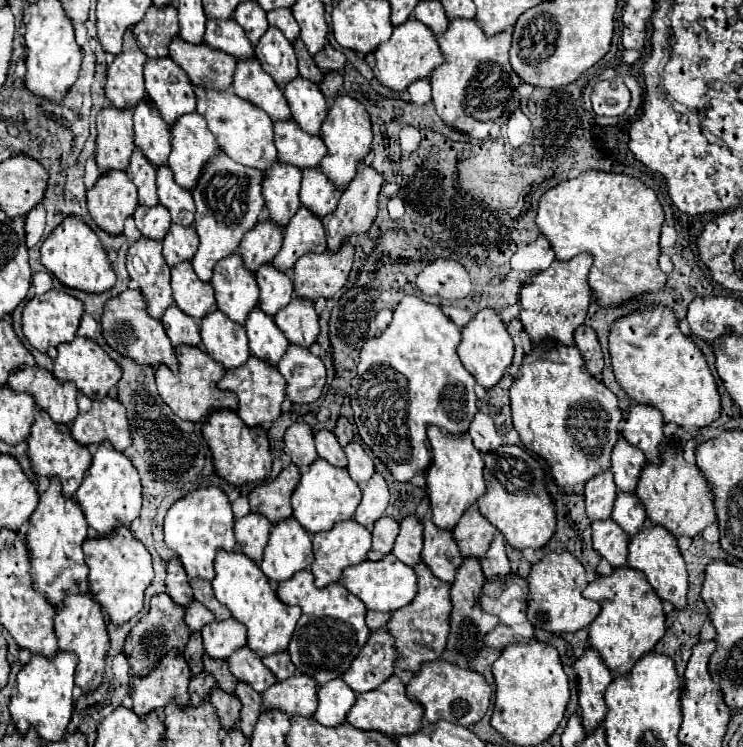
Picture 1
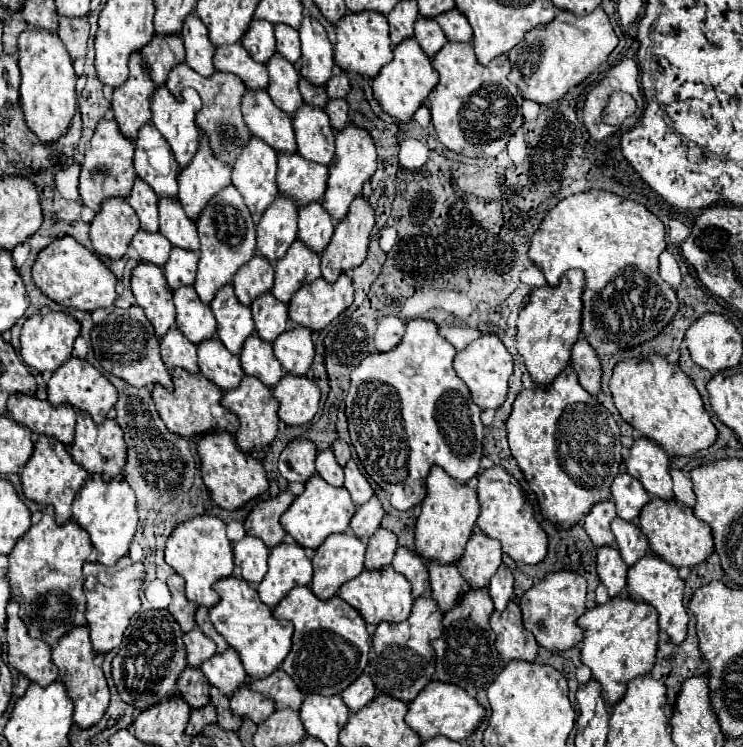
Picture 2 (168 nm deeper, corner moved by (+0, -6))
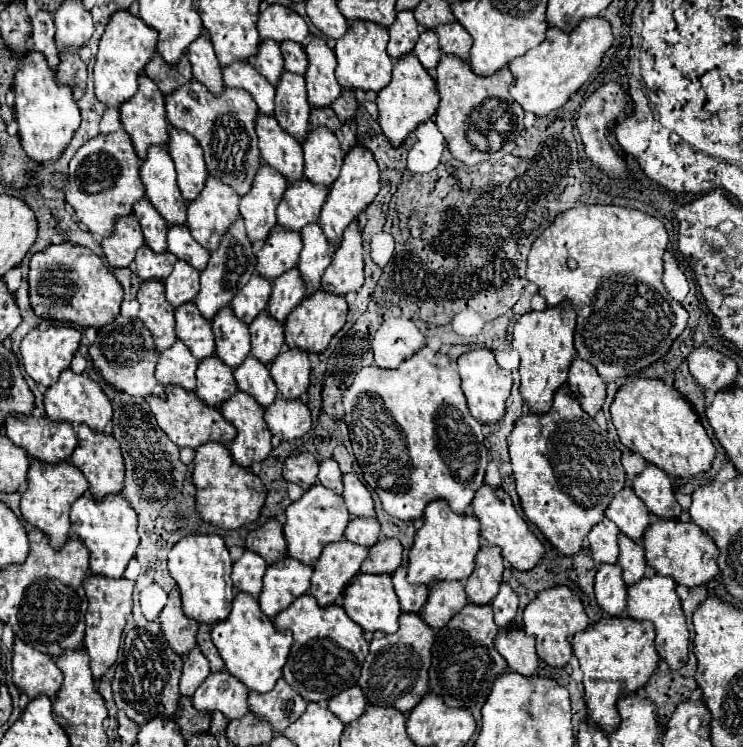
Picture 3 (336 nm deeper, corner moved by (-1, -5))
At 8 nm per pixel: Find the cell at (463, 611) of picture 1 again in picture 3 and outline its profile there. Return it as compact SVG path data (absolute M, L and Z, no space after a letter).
M468 602L450 622L438 630L436 642L432 648L432 666L430 666L430 692L444 698L452 708L466 708L474 714L478 726L482 722L480 708L490 694L494 680L506 670L506 660L494 648L494 636L498 626L492 618L490 604L472 604Z

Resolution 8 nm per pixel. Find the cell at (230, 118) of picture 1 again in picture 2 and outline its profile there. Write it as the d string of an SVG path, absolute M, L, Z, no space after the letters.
M257 137L239 155L233 167L233 185L241 191L251 215L261 215L277 197L277 153Z

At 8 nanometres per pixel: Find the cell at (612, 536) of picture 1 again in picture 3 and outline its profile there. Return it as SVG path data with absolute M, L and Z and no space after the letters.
M600 564L596 572L596 600L610 616L620 616L626 610L626 584L618 564Z

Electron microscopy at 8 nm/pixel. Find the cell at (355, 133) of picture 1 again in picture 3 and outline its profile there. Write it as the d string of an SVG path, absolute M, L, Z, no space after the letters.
M360 144L352 146L352 150L346 152L344 156L344 164L342 164L342 170L340 170L340 176L338 180L332 184L330 188L330 194L322 206L322 214L320 214L320 220L318 224L322 226L328 242L332 246L336 246L340 240L342 240L342 232L344 228L354 220L358 218L358 214L376 198L378 190L380 190L380 170L378 170L378 164L372 156L372 152Z

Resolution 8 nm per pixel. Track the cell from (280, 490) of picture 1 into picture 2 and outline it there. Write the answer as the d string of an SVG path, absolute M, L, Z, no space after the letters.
M285 491L275 499L257 503L245 521L247 535L261 539L267 545L267 549L277 547L287 535L279 523L279 517L289 509L291 501L293 501L293 495Z

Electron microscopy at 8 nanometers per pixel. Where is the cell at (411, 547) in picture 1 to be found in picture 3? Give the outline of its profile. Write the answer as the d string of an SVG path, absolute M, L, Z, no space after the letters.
M400 566L392 576L402 612L420 612L428 600L428 588L424 584L410 584L406 580L406 566Z

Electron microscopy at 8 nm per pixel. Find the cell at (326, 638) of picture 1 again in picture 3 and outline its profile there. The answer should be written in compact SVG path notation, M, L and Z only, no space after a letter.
M302 594L272 622L278 630L292 630L294 634L294 644L288 662L284 664L284 678L304 700L328 702L358 682L364 658L368 654L368 642L364 640L364 630L348 618L342 606L330 604L322 608L314 596Z

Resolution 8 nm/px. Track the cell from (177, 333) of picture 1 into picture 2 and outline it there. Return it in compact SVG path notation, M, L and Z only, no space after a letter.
M171 327L169 333L161 339L161 357L167 369L181 367L189 373L199 373L197 347L189 343L189 339L185 339L177 327Z

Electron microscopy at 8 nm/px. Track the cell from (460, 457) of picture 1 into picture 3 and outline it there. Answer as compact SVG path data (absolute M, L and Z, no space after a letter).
M432 500L432 502L426 506L426 510L424 510L424 526L416 532L416 536L414 536L414 546L412 546L410 554L408 554L408 580L410 580L412 584L430 584L432 580L466 580L466 578L472 574L474 556L476 556L478 550L480 550L480 520L478 520L474 514L456 514L456 512L450 508L450 504L448 504L446 500Z

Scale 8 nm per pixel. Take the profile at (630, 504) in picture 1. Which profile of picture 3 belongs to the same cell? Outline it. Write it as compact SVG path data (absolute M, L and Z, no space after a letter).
M618 534L618 546L620 546L620 556L618 556L618 564L622 566L624 574L624 582L626 586L638 582L644 576L646 570L646 558L644 558L644 546L640 546L638 542L634 542L632 538L628 538L626 534Z

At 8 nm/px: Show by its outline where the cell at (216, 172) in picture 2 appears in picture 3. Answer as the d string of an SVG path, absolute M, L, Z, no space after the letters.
M208 174L198 198L188 202L186 224L194 240L198 240L206 250L214 250L220 236L228 230L230 222L240 214L238 200L240 196L232 186Z

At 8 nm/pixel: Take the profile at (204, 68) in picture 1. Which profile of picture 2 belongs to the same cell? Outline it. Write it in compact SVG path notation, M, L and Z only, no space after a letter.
M181 63L181 65L177 65L177 67L171 69L169 79L167 79L165 85L167 85L169 93L175 99L179 99L179 93L185 87L193 87L201 95L203 107L197 113L195 123L201 129L201 133L207 135L209 145L213 149L213 155L217 155L217 159L221 159L223 163L227 163L229 167L233 167L233 163L237 161L237 155L241 155L241 149L251 139L251 133L245 127L245 121L241 117L241 97L247 91L245 83L241 83L241 79L237 79L237 75L233 75L233 73L219 73L219 71L215 71L211 77L201 77L199 73L191 71L191 67L187 67L185 63Z

